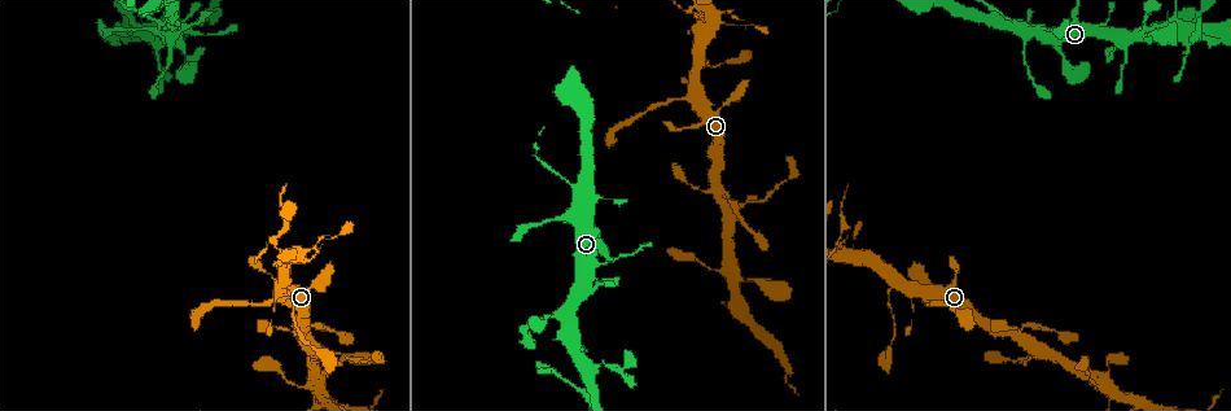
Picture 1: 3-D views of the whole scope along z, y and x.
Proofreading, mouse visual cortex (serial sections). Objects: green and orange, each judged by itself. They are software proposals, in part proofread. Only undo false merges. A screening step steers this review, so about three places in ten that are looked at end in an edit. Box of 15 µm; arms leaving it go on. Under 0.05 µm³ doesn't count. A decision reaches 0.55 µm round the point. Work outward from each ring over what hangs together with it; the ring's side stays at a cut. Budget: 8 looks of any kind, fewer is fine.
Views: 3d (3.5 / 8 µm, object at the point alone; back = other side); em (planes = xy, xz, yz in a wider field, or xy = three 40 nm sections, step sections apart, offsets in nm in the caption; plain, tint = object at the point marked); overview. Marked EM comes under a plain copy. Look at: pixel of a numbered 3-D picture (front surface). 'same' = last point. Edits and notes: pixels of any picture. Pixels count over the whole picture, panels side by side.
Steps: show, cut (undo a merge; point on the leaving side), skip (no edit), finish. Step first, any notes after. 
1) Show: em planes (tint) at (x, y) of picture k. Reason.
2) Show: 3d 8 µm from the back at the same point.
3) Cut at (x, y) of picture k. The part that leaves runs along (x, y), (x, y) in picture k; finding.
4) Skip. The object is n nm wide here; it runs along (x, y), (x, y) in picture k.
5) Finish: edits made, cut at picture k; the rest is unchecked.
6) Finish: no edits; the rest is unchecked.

Show: 3d 8 µm at (1024, 51) of picture 1. Calibre changes.

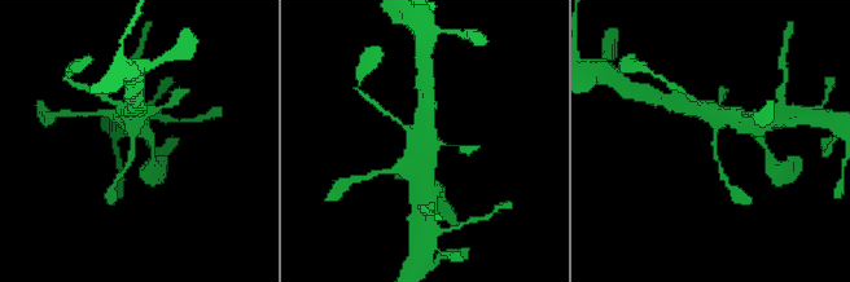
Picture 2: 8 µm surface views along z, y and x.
Show: 3d 3.5 µm at (712, 141) of picture 2.

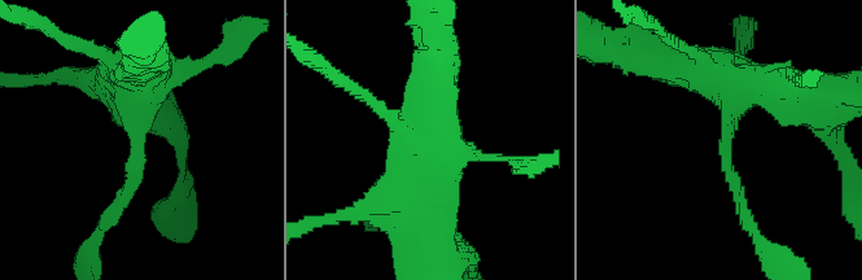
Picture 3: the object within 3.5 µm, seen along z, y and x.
Skip. It runs along (766, 87), (736, 87), (726, 130), (747, 218) in picture 3; one cell here.

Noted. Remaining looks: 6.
Show: 3d 3.5 µm at (129, 16) of picture 1. Thick turns thin.

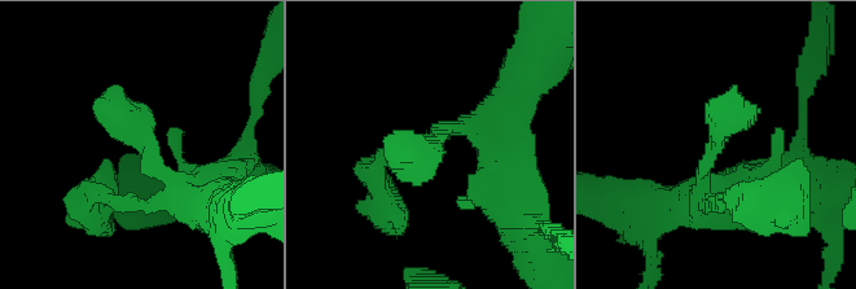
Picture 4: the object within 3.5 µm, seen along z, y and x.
Show: em xy step 5 (tint) at (441, 139) of picture 4. The arms are 300, 350 nm wide.

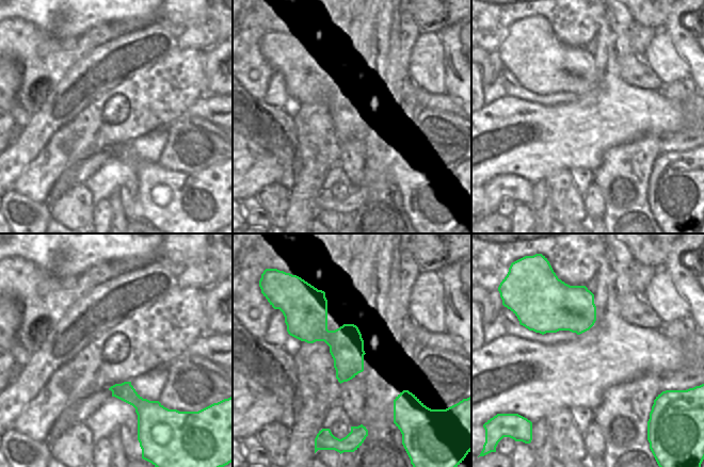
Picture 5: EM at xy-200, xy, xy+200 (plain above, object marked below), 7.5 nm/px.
Show: em xy step 2 (tint) at the same point.

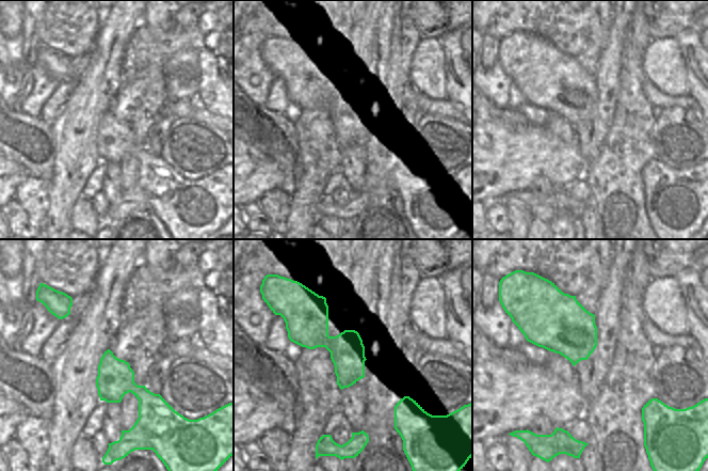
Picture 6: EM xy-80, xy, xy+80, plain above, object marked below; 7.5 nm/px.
Skip. The object is 260 nm wide here; it runs along (205, 202), (149, 158), (105, 91) in picture 4; continuous, no second cell.

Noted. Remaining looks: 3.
Show: 3d 3.5 µm from the back at (617, 369) of picture 1. Abrupt turn.

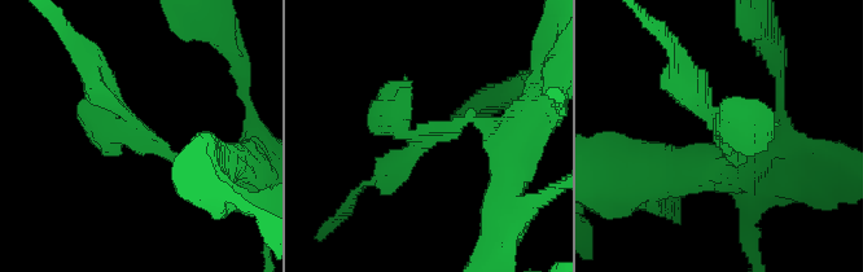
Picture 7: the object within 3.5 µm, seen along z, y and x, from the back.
Show: em xy step 2 (tint) at (427, 137) of picture 7. Now the EM.

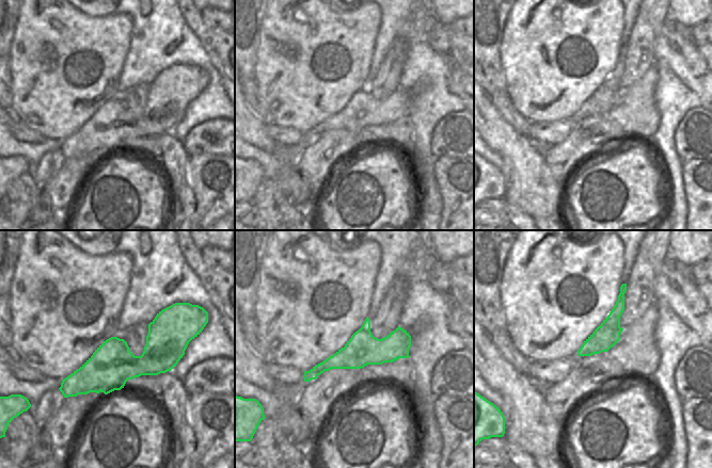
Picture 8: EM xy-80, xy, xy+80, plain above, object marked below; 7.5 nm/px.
Cut at (125, 132) of picture 7. The part that leaves runs along (171, 154), (135, 126), (112, 126) in picture 7; two cells meet here.

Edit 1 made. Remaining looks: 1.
Finish: edits made, cut at picture 7; the rest is unchecked.

